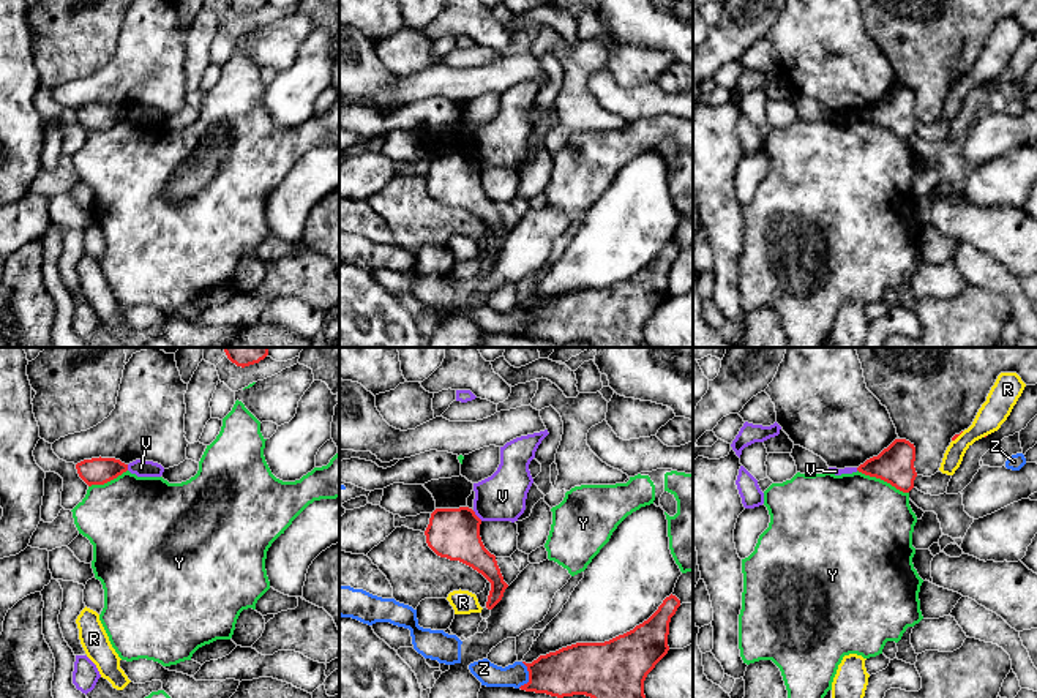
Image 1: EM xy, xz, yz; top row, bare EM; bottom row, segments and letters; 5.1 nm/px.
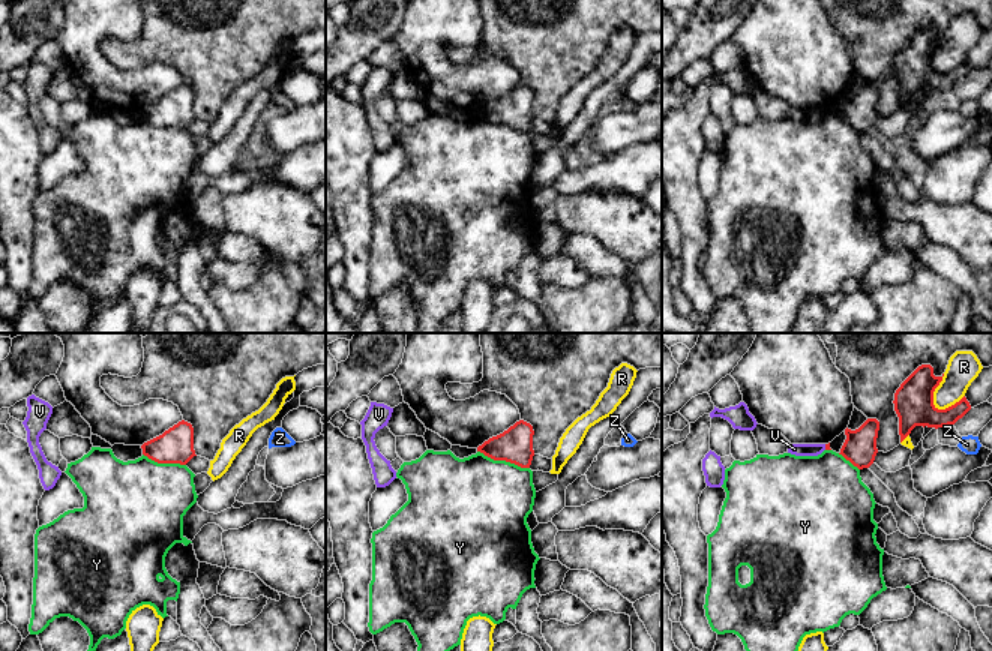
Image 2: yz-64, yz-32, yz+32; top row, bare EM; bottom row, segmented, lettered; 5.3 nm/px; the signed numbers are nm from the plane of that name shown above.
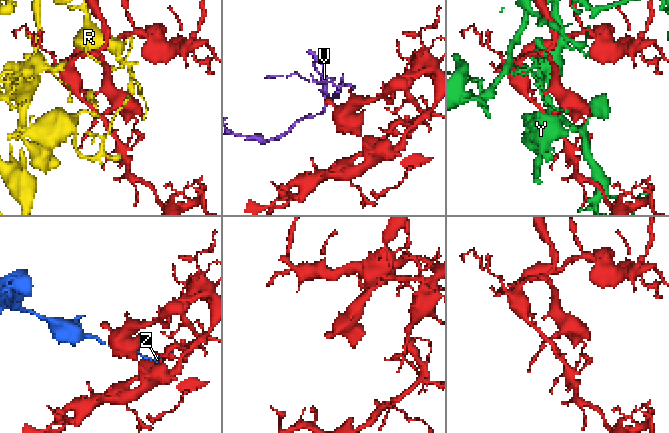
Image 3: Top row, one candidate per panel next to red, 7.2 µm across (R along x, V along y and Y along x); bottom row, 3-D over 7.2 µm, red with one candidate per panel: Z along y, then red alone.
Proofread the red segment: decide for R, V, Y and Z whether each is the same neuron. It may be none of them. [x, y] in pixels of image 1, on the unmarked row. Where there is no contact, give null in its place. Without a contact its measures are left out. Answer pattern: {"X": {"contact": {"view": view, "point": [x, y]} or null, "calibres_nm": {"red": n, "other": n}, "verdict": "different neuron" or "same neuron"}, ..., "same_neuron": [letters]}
{"R": {"contact": {"view": "yz", "point": [957, 82]}, "calibres_nm": {"red": 20, "other": 140}, "verdict": "different neuron"}, "V": {"contact": {"view": "xz", "point": [475, 161]}, "calibres_nm": {"red": 260, "other": 240}, "verdict": "different neuron"}, "Y": {"contact": {"view": "yz", "point": [883, 125]}, "calibres_nm": {"red": 190, "other": 480}, "verdict": "different neuron"}, "Z": {"contact": {"view": "xz", "point": [529, 322]}, "calibres_nm": {"red": 260, "other": 120}, "verdict": "different neuron"}, "same_neuron": []}

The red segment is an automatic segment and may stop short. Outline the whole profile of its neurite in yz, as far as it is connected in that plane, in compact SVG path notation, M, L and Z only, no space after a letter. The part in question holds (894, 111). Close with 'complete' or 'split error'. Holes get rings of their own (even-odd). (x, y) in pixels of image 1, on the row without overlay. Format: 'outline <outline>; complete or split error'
outline M895 85L878 103L867 106L857 114L859 118L881 125L903 139L914 134L917 123L915 93L906 85Z; complete

